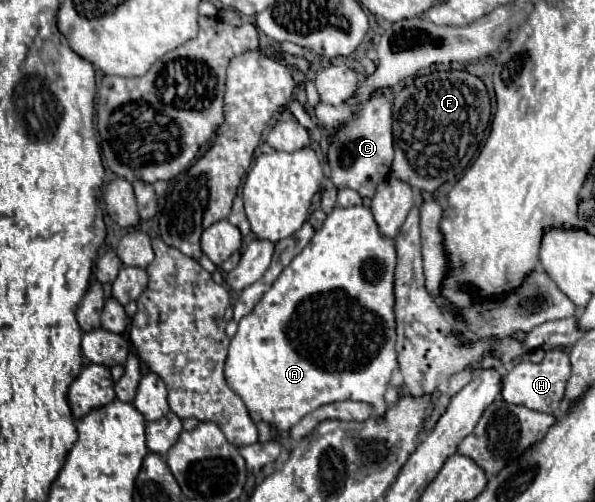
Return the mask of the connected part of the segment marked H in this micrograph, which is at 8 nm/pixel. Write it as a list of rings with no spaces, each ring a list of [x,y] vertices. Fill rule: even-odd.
[[[548,350],[544,360],[540,364],[534,364],[530,360],[518,362],[512,370],[506,372],[502,380],[502,398],[510,404],[522,404],[536,412],[556,414],[564,400],[564,388],[570,378],[570,360],[564,350]]]

